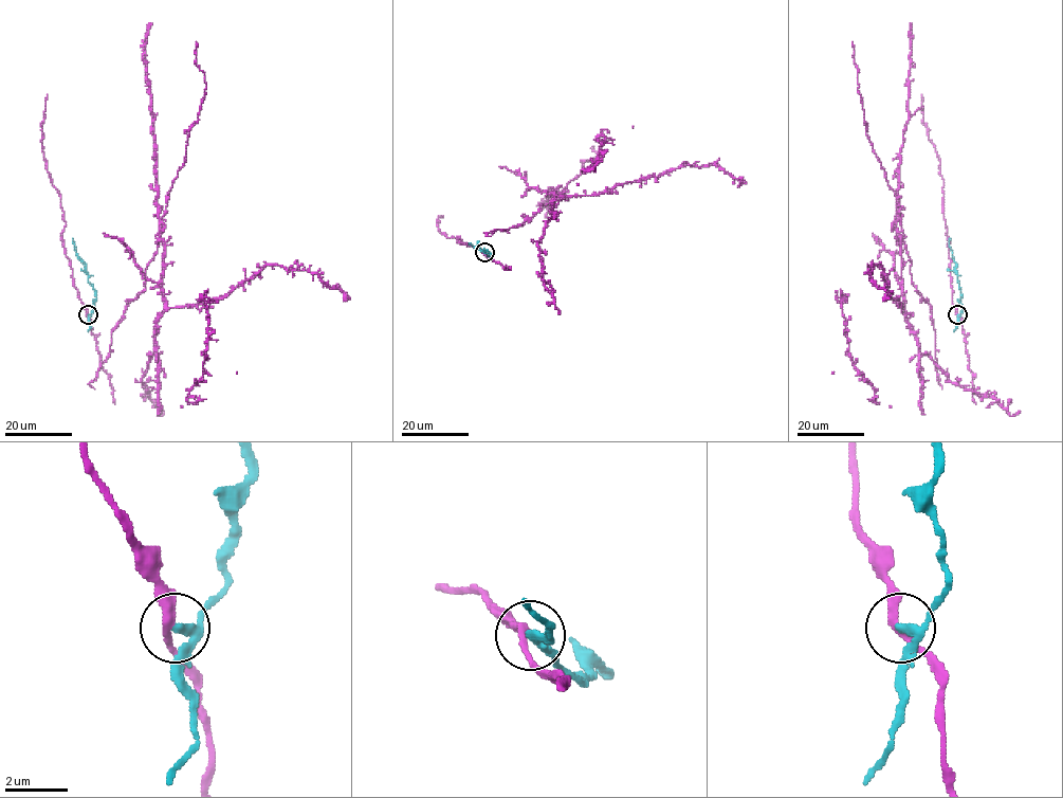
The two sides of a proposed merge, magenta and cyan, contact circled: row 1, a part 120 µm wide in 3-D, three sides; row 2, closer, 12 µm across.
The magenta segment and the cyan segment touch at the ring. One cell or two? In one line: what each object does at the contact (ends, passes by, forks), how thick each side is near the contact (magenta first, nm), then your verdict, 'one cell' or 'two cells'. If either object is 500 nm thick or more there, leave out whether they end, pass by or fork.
magenta passes by | cyan passes by | 260/220 nm | two cells

